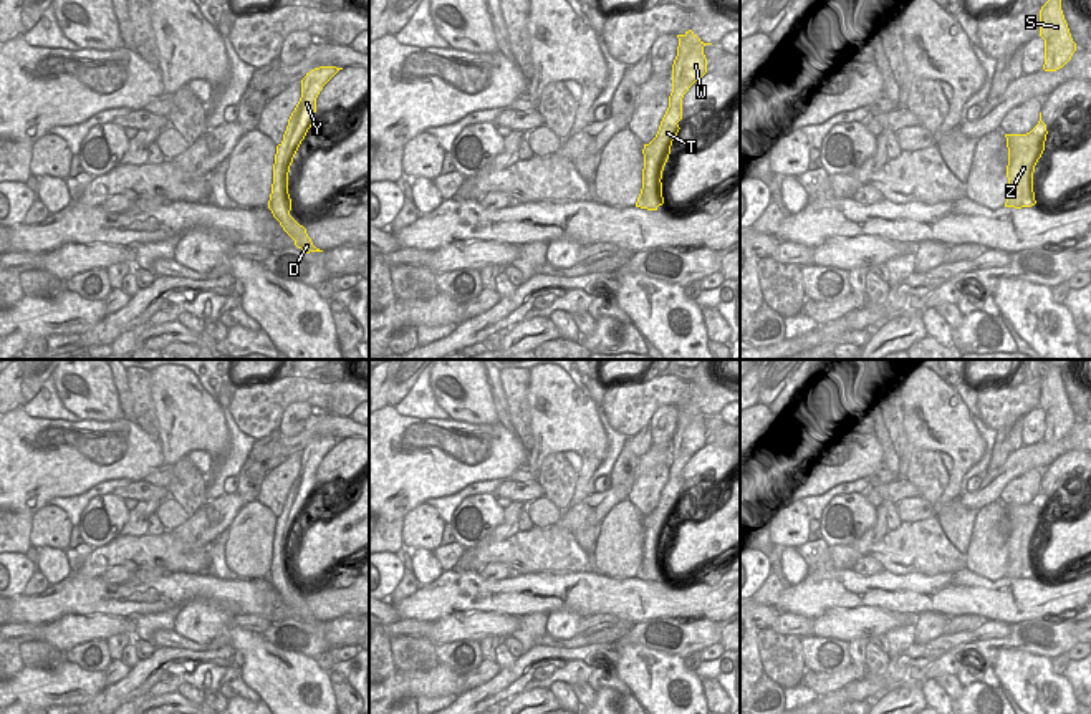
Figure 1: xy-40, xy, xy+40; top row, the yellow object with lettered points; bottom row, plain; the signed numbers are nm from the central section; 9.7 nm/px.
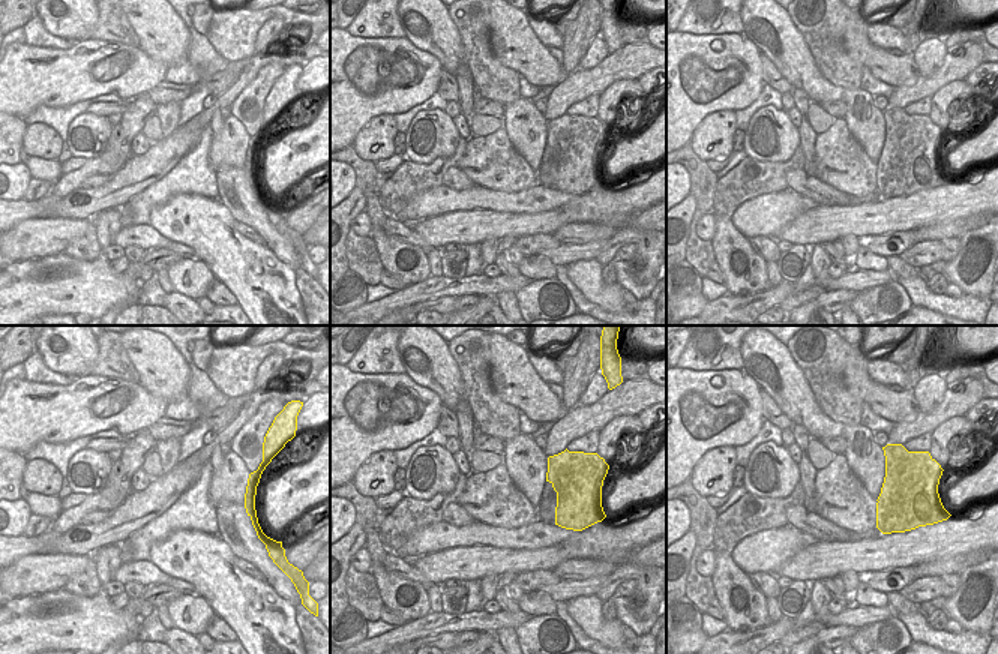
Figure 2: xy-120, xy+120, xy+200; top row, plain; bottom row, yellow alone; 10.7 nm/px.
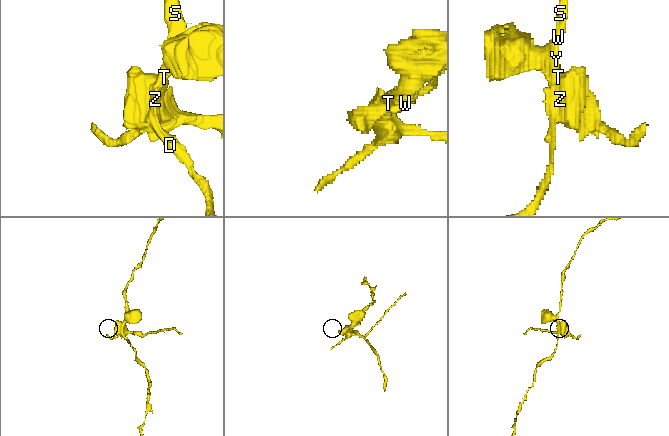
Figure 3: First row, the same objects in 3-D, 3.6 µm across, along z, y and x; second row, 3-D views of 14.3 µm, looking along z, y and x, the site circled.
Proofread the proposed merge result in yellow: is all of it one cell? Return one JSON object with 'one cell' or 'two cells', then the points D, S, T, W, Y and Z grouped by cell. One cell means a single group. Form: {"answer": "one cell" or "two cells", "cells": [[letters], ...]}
{"answer": "two cells", "cells": [["D", "S", "T", "W", "Y"], ["Z"]]}

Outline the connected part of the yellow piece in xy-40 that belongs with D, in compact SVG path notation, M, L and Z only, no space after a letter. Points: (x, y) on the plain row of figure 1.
M320 437L306 444L301 451L301 469L288 490L283 512L276 517L276 543L275 543L275 565L268 572L268 580L273 588L280 593L283 601L295 611L295 616L303 623L323 623L316 620L306 605L306 600L300 596L291 586L291 573L288 573L281 563L281 547L286 545L283 540L290 538L293 528L311 499L313 485L316 484L316 469L323 457L343 439Z

